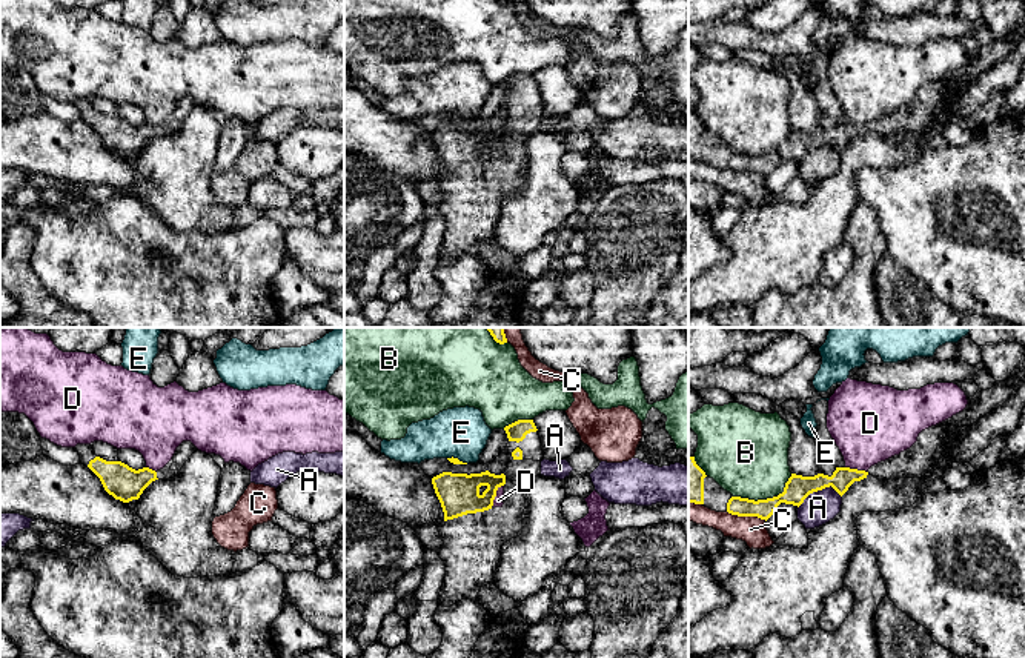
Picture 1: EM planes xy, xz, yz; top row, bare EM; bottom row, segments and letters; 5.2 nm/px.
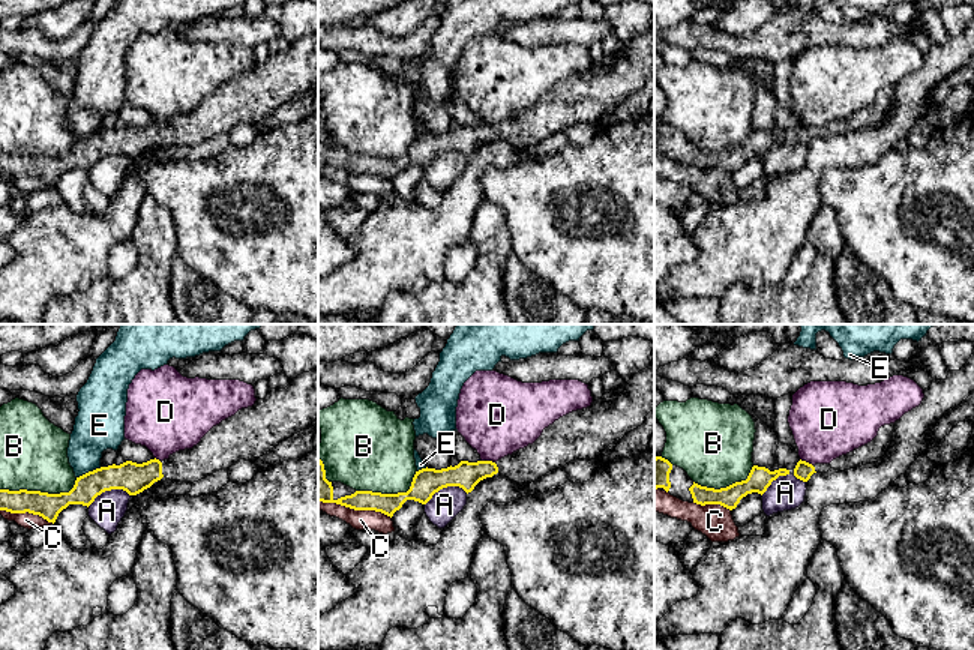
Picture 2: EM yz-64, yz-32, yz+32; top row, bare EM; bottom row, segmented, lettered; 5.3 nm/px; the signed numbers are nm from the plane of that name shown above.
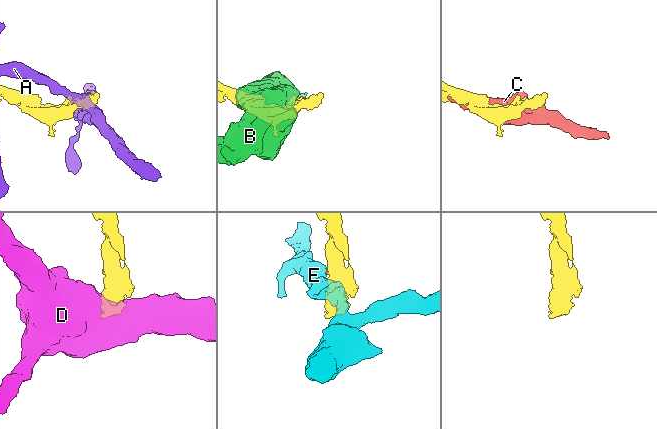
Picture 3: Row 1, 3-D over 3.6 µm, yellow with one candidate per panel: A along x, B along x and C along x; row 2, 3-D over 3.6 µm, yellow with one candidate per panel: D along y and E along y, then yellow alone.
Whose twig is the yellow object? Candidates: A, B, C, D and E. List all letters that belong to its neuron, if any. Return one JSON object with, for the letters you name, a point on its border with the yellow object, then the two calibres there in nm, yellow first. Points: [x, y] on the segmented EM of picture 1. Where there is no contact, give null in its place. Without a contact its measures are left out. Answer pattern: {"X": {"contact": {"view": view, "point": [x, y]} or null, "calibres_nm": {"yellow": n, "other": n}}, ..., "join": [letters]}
{"join": []}

